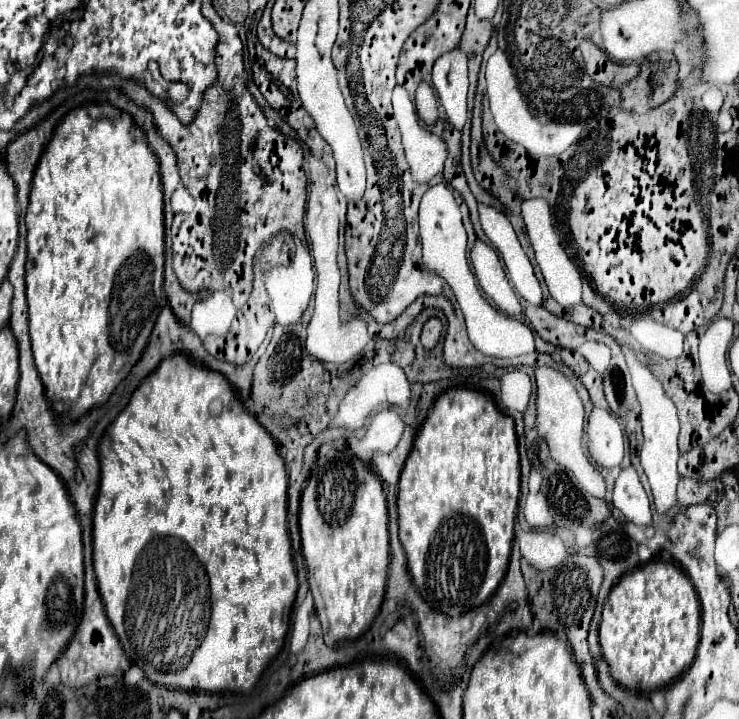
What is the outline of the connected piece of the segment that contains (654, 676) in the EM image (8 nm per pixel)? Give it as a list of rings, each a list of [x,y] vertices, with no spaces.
[[[649,561],[637,567],[637,571],[631,571],[631,575],[623,575],[623,579],[619,579],[619,583],[611,589],[599,623],[601,653],[609,665],[613,679],[627,689],[641,691],[651,691],[661,685],[669,685],[691,665],[695,657],[695,649],[699,643],[699,621],[701,607],[695,595],[695,587],[679,565]]]

